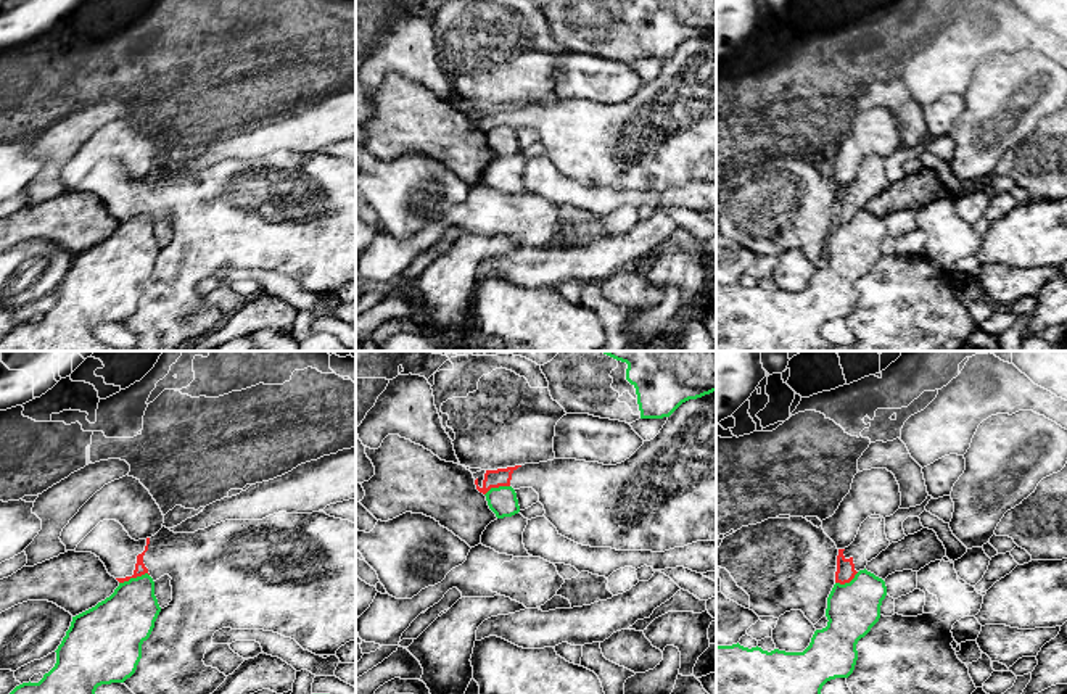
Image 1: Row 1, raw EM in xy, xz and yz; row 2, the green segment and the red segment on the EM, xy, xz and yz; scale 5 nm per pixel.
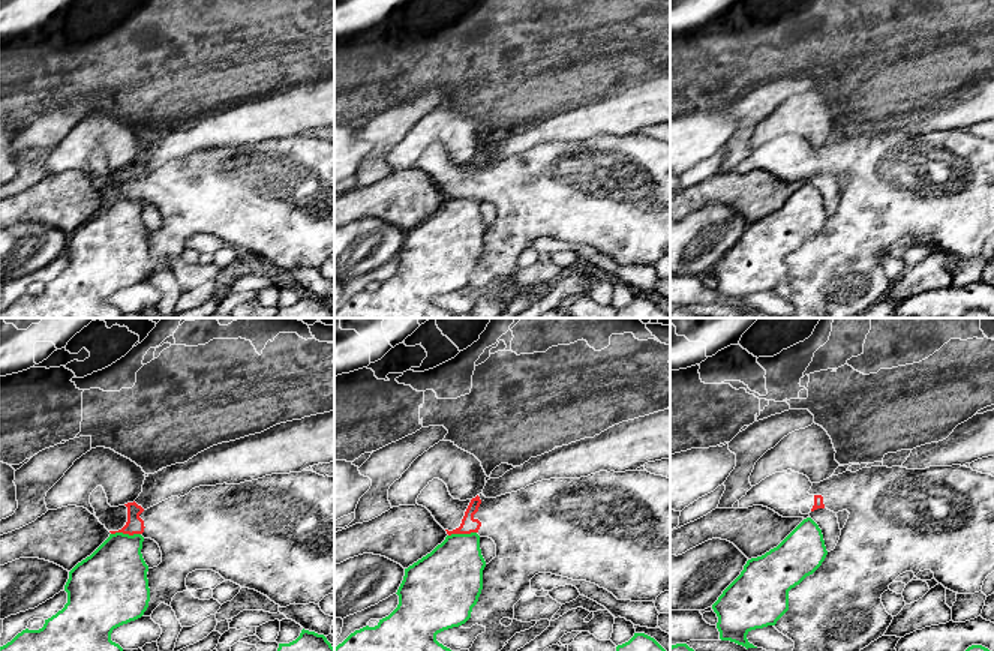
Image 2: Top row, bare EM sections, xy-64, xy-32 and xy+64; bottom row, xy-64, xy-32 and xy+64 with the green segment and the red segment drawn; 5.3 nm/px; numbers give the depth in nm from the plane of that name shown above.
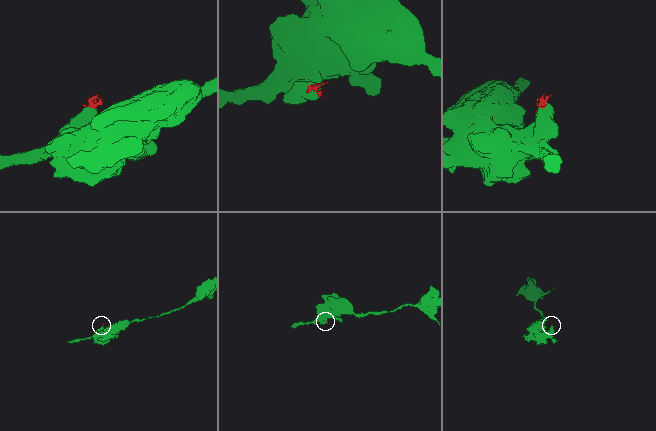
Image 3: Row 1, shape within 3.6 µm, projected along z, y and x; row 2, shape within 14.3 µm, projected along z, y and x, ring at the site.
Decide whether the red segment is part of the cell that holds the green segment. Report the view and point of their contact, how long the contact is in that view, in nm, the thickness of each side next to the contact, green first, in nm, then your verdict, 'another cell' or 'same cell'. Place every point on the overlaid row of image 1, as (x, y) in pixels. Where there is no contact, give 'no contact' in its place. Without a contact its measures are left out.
meets green in xy at (134, 578); contact 160 nm long; 300 nm thick on the green side, 60 nm on the other; another cell

